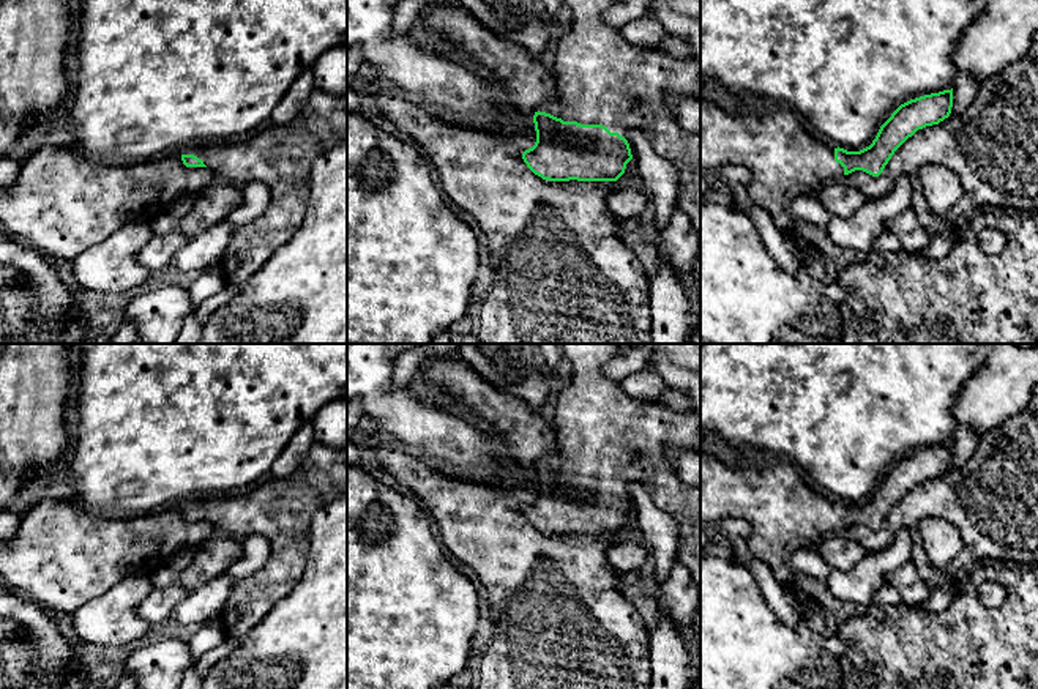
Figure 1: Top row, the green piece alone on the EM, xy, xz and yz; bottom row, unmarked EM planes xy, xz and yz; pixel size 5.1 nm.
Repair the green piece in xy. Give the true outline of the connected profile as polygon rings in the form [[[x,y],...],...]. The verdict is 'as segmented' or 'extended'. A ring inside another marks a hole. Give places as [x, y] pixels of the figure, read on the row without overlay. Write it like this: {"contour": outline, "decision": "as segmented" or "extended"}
{"contour": [[[314,441],[300,468],[287,479],[271,478],[238,497],[194,497],[180,506],[186,520],[210,520],[221,533],[240,541],[249,534],[262,534],[271,544],[267,564],[238,580],[224,605],[221,621],[229,639],[249,632],[293,590],[308,561],[312,516],[341,493],[347,493],[347,448],[330,448]]], "decision": "extended"}

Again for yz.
{"contour": [[[953,441],[910,453],[901,457],[880,479],[869,500],[860,505],[847,505],[839,500],[831,501],[809,489],[789,460],[740,460],[737,465],[729,465],[700,451],[700,527],[719,523],[727,517],[745,520],[751,528],[748,539],[751,557],[762,558],[771,568],[775,580],[797,601],[806,626],[830,642],[835,640],[844,621],[861,615],[866,607],[841,601],[825,588],[823,582],[795,572],[789,566],[792,553],[855,523],[879,530],[894,505],[909,490],[918,482],[939,478],[948,471],[951,460]]], "decision": "extended"}

